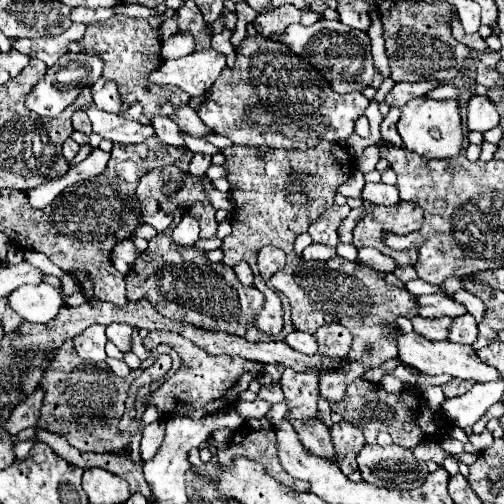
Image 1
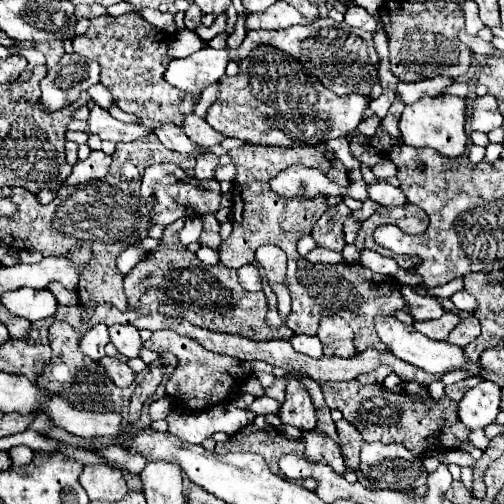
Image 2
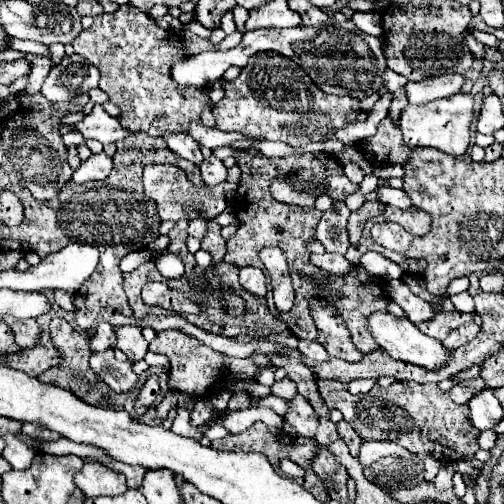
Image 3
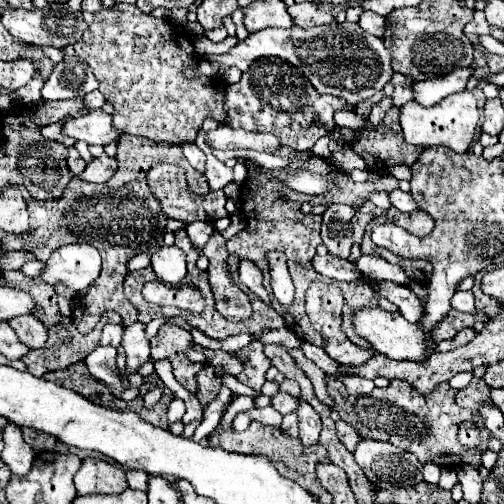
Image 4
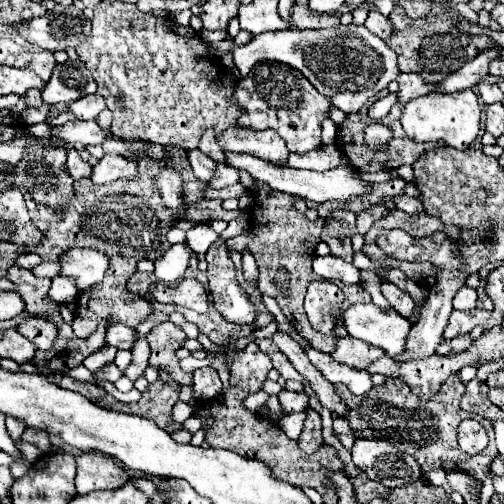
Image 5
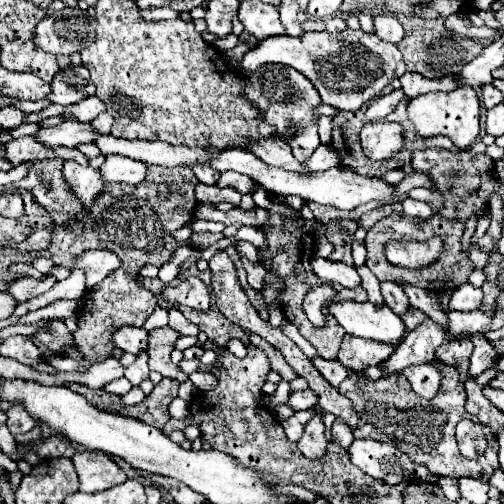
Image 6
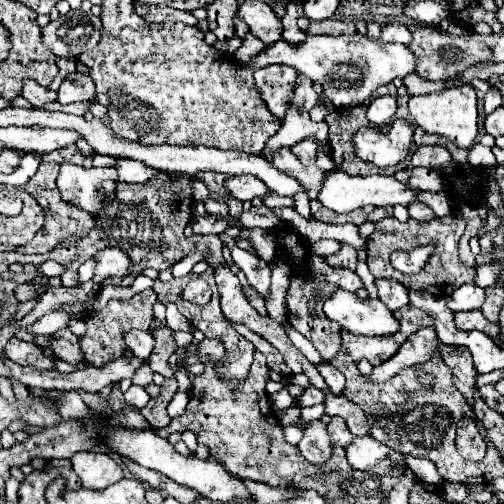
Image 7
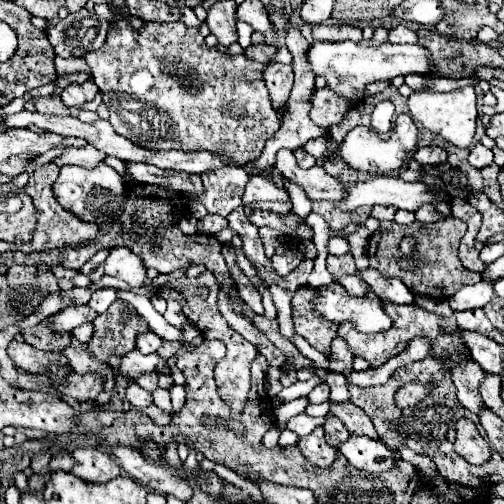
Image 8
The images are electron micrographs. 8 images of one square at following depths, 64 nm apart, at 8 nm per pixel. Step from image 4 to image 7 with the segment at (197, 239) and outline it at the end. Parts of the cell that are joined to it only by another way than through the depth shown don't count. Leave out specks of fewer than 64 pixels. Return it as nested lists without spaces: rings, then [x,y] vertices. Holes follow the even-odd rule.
[[[221,233],[219,237],[232,250],[232,259],[238,264],[238,268],[246,274],[250,286],[256,292],[260,292],[262,296],[266,296],[268,288],[270,288],[270,266],[268,266],[268,262],[264,262],[260,256],[254,256],[254,254],[246,252],[246,250],[240,250],[236,246],[235,240],[226,234]]]

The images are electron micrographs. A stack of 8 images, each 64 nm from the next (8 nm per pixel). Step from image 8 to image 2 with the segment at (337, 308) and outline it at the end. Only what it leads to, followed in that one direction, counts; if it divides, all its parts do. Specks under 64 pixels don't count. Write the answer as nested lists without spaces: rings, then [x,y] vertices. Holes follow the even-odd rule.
[[[378,316],[376,320],[376,332],[380,336],[380,340],[390,348],[390,352],[416,366],[416,368],[422,368],[424,372],[430,372],[430,374],[442,374],[442,372],[452,372],[452,370],[464,370],[464,372],[470,372],[472,376],[480,376],[480,372],[484,368],[480,368],[480,362],[472,364],[468,360],[468,356],[464,356],[464,348],[462,346],[454,346],[454,344],[448,344],[448,342],[438,342],[438,340],[430,340],[428,336],[420,334],[414,330],[414,326],[404,326],[400,320],[396,320],[394,316],[388,316],[388,318],[382,318]]]

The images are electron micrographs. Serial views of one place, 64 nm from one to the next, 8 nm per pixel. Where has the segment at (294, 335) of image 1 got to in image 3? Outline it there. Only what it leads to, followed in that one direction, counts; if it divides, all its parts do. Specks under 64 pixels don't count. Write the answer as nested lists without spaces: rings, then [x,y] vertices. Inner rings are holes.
[[[298,340],[298,350],[304,356],[312,358],[312,360],[318,360],[318,362],[328,360],[328,354],[326,354],[324,346],[320,342],[316,342],[316,340]]]

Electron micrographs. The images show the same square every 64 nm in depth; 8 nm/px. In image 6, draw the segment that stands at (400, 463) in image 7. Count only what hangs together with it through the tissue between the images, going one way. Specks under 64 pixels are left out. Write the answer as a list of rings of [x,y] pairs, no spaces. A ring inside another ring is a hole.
[[[354,440],[348,448],[350,460],[362,472],[370,474],[376,480],[384,480],[386,484],[402,484],[404,480],[414,480],[414,462],[404,456],[396,446],[378,440]]]

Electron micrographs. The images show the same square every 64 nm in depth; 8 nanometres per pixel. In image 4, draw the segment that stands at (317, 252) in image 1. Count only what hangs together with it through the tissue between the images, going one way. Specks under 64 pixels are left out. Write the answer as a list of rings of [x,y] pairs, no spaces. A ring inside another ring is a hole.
[[[316,254],[312,258],[312,266],[322,276],[334,278],[334,280],[342,280],[342,282],[350,282],[350,280],[356,280],[360,276],[358,268],[350,260],[344,260],[344,258],[332,256],[332,254],[326,254],[326,256],[318,256]]]

